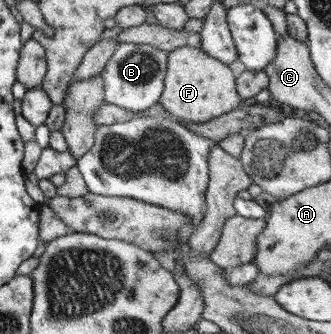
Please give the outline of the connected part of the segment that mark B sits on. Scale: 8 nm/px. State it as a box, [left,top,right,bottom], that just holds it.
[102,43,166,112]

